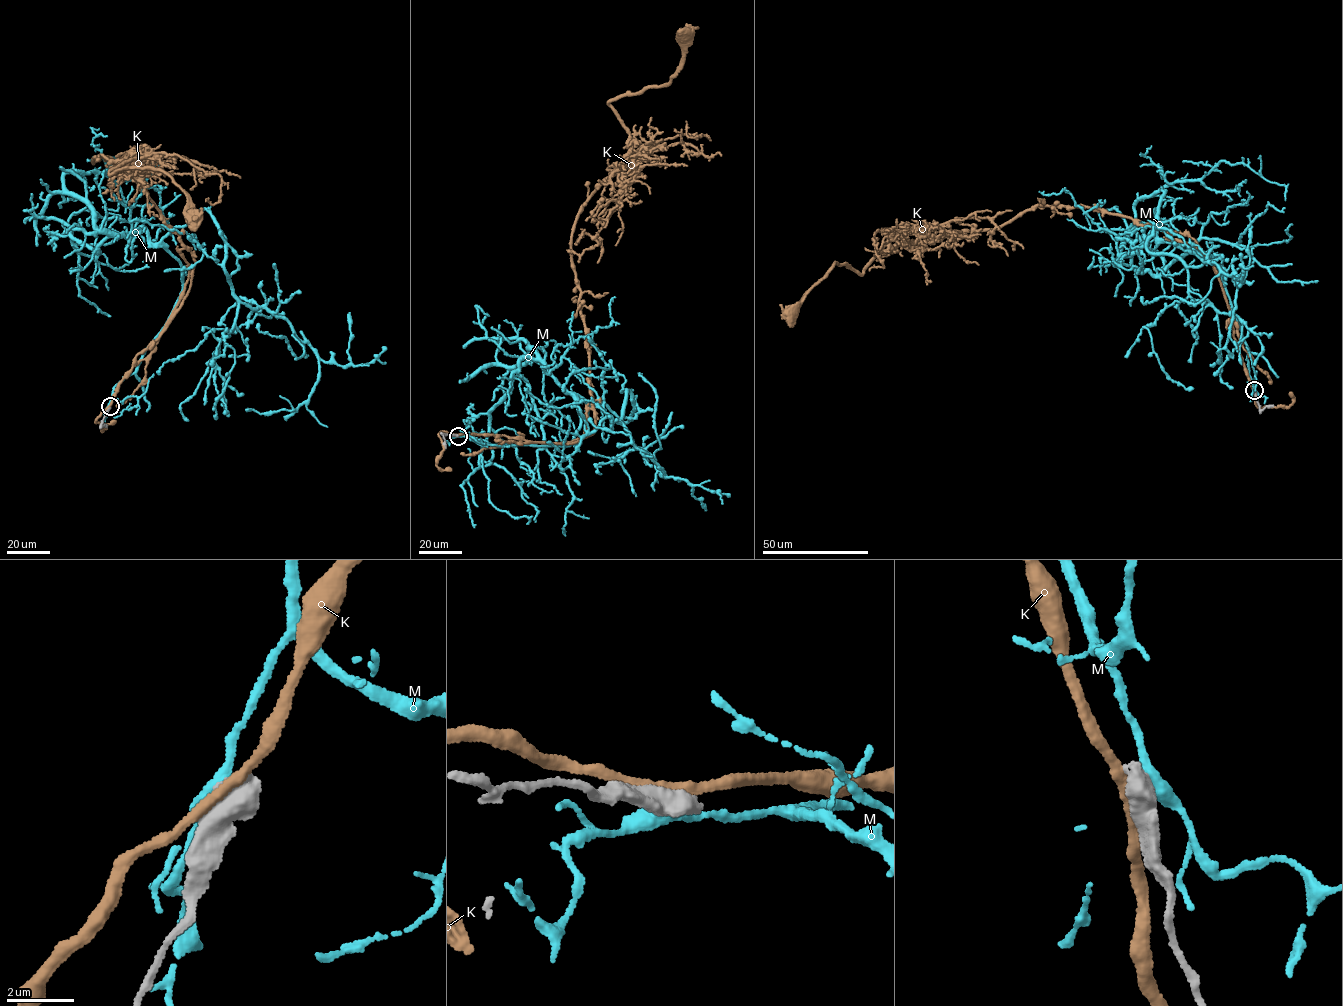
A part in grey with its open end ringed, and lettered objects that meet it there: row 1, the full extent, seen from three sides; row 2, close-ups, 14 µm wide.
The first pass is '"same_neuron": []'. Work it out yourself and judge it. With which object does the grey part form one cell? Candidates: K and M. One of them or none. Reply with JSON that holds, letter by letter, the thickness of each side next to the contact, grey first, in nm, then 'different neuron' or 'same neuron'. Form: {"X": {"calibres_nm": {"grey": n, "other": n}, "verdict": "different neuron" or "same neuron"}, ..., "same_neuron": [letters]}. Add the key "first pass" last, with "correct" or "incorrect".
{"K": {"calibres_nm": {"grey": 600, "other": 320}, "verdict": "different neuron"}, "M": {"calibres_nm": {"grey": 750, "other": 400}, "verdict": "different neuron"}, "same_neuron": [], "first pass": "correct"}

